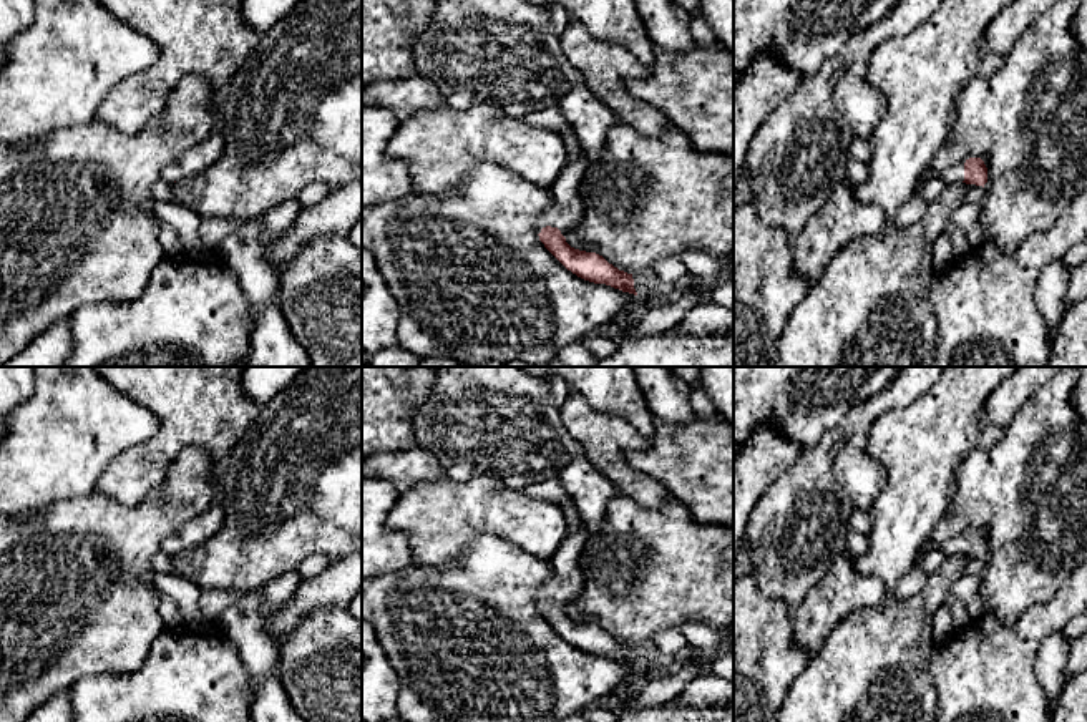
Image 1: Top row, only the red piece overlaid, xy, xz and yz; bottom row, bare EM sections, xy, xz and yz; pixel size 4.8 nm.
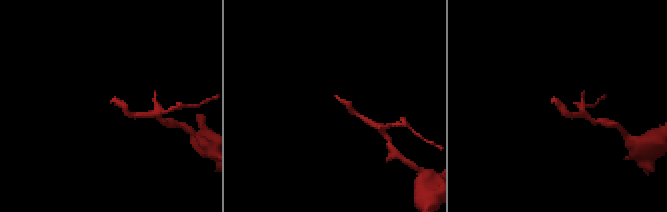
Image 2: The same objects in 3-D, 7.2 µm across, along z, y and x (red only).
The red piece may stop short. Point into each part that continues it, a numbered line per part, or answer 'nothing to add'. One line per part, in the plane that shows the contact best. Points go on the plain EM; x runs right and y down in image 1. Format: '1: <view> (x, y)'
1: xz (565, 585)

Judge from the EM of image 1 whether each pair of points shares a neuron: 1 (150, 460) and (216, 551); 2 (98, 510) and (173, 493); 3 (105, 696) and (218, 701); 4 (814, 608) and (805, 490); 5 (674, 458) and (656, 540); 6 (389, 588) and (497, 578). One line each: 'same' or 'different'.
1: different
2: same
3: same
4: different
5: different
6: same

